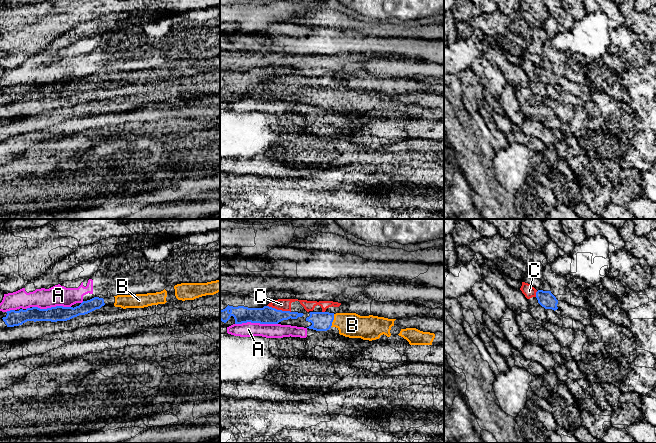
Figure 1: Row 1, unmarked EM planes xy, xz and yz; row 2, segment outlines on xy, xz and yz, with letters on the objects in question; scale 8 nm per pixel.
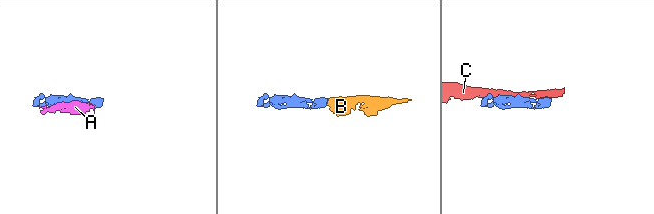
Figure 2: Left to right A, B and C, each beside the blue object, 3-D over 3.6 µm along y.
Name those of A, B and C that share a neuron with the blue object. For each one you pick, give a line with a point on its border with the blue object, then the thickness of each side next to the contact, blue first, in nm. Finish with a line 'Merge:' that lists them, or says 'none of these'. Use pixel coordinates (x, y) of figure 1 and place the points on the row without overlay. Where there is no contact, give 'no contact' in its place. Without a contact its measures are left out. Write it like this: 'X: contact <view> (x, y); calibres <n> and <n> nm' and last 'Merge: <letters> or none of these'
B: contact xz (333, 95); calibres 160 and 200 nm
Merge: B

